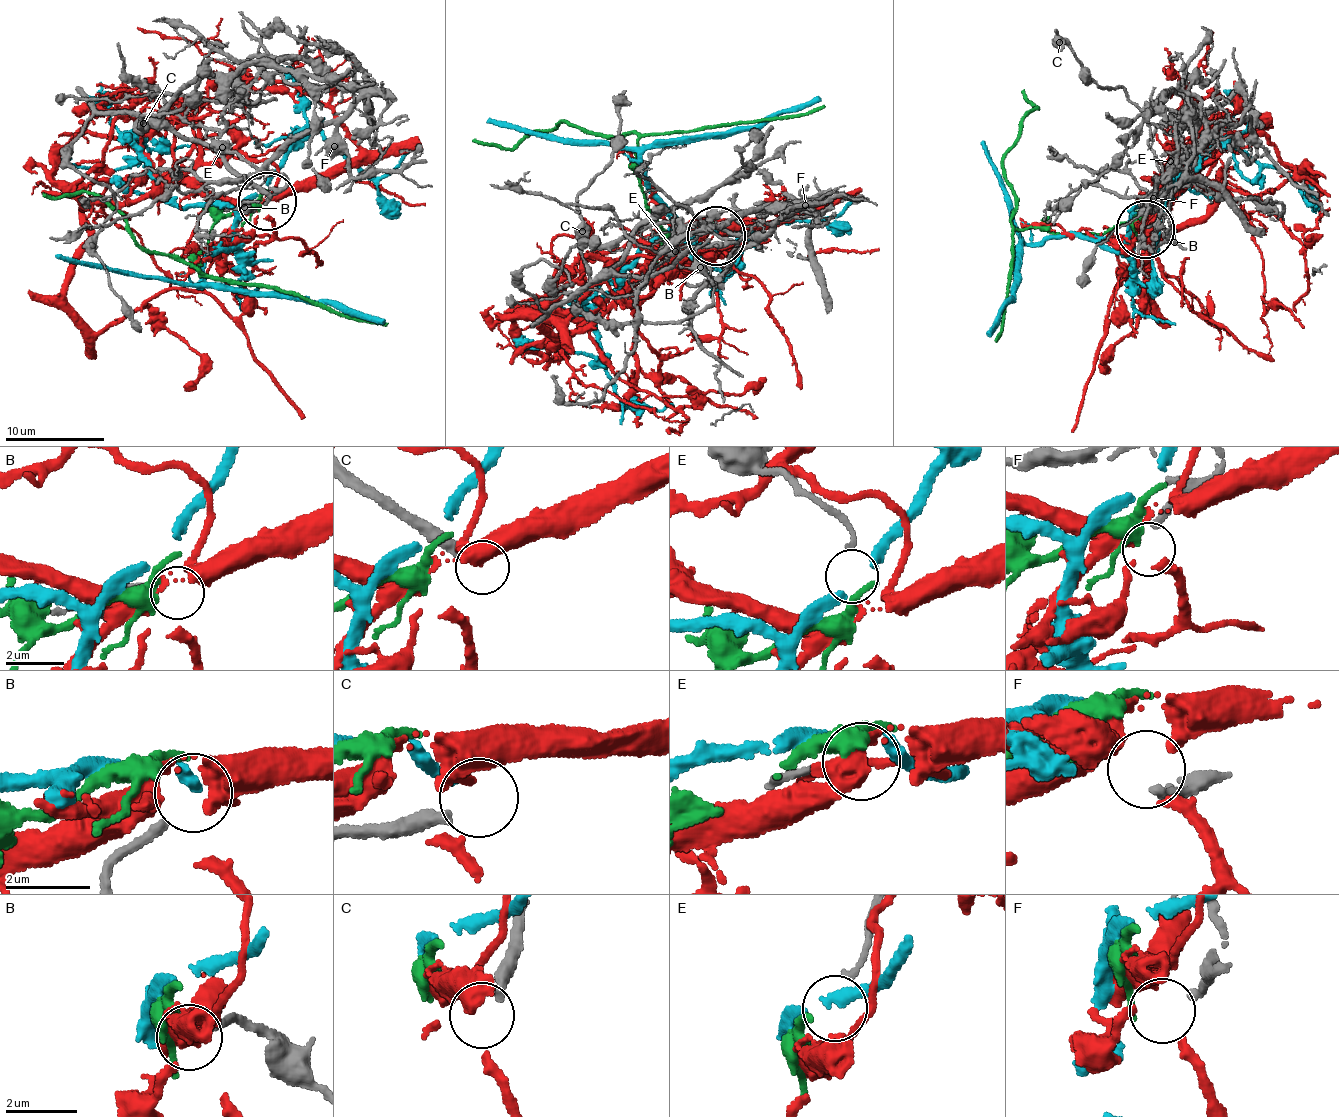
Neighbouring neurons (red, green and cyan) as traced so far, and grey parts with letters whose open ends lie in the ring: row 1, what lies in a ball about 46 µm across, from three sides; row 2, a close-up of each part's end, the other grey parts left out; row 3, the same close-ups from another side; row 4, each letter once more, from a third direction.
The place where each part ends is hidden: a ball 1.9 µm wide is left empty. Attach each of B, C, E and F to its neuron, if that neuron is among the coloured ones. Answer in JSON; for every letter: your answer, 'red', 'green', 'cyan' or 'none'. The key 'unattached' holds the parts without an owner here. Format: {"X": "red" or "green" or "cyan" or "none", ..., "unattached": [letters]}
{"B": "red", "C": "none", "E": "none", "F": "none", "unattached": ["C", "E", "F"]}

